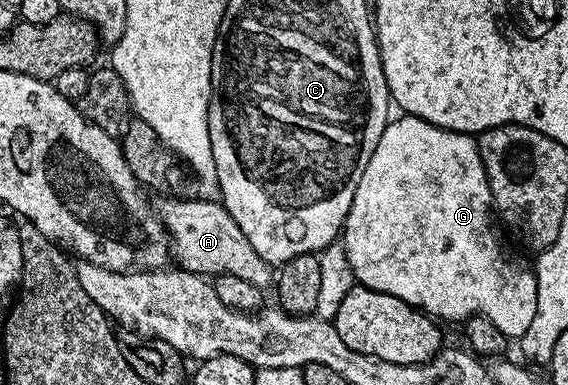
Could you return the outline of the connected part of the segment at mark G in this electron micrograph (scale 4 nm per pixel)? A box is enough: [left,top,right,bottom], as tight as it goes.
[340,116,537,340]

